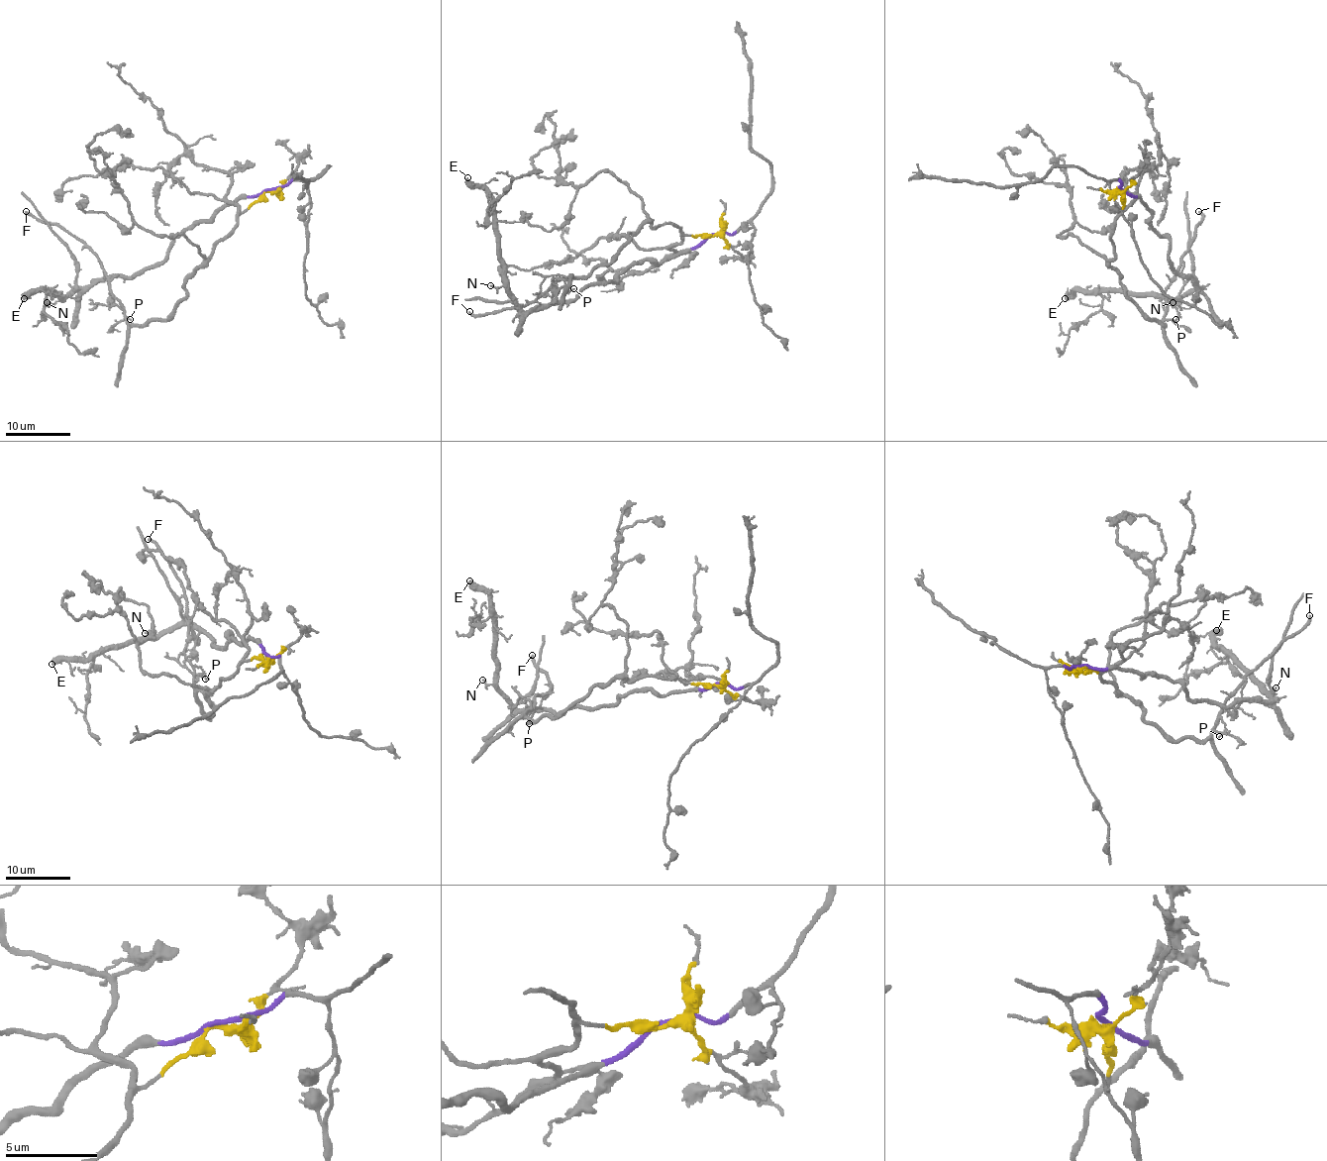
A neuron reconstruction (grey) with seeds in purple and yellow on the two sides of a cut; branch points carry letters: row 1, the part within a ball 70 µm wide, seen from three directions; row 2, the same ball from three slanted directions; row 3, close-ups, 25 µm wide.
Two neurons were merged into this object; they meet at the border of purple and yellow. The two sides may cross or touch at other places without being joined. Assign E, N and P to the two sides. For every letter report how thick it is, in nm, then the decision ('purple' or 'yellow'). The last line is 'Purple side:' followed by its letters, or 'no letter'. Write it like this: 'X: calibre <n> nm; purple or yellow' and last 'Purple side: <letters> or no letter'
E: calibre 440 nm; purple
N: calibre 90 nm; purple
P: calibre 80 nm; yellow
Purple side: E, N

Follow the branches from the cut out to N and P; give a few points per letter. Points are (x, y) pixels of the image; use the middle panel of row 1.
N: (712, 235), (659, 263), (639, 261), (616, 281), (588, 285), (573, 299), (523, 311), (503, 286), (490, 285)
P: (712, 235), (686, 236), (669, 223), (646, 223), (609, 263), (585, 276), (570, 275), (563, 281), (573, 288)

